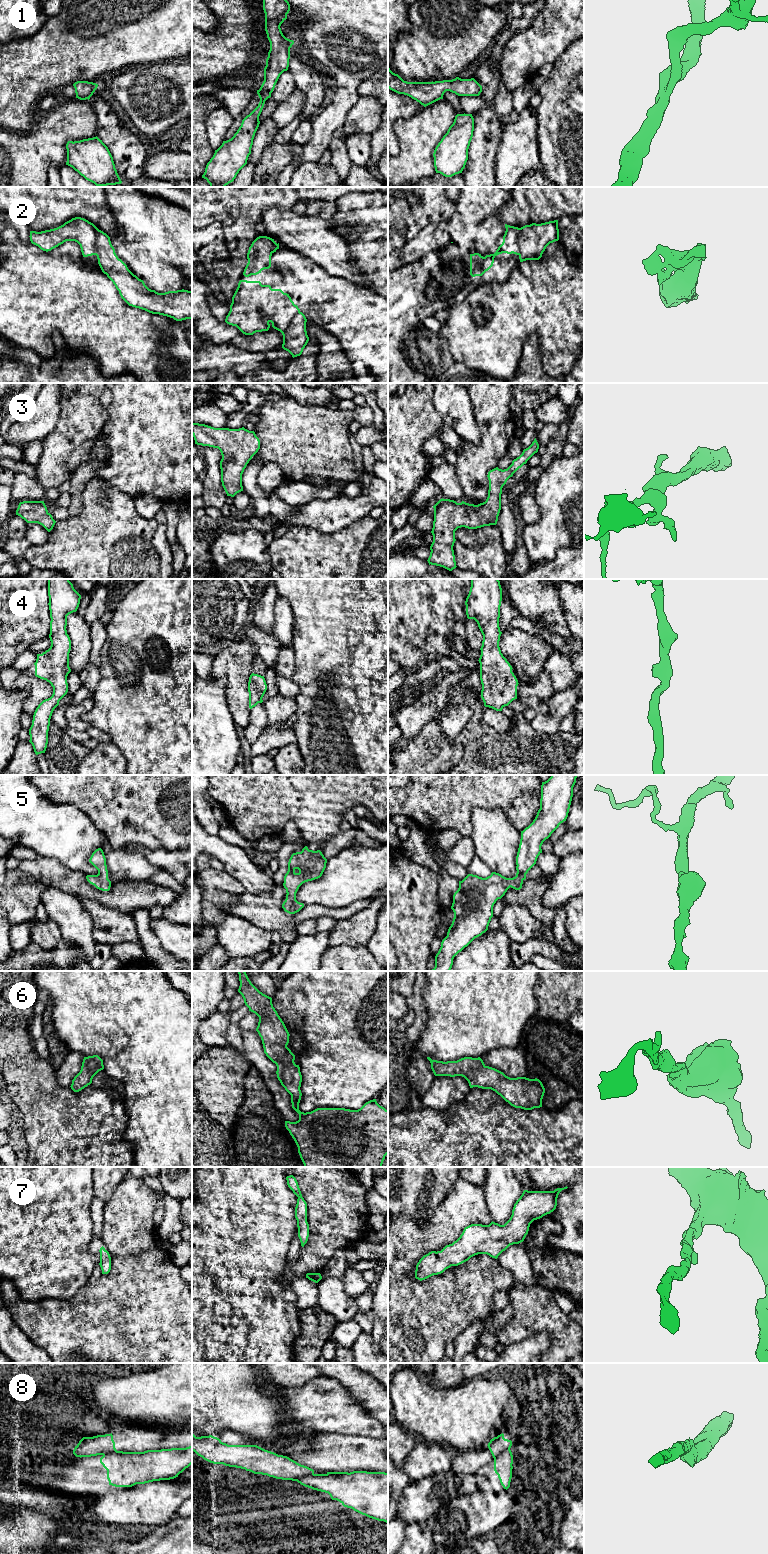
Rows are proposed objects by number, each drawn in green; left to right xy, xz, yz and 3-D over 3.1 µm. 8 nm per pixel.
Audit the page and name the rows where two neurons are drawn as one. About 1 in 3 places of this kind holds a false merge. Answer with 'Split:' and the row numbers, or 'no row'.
Split: 2, 8

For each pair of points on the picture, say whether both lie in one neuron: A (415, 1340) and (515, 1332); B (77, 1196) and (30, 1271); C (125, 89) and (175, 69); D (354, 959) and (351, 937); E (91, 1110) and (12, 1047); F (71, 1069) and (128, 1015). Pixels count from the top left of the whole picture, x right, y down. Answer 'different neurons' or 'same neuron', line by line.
A: different neurons
B: same neuron
C: same neuron
D: different neurons
E: same neuron
F: different neurons

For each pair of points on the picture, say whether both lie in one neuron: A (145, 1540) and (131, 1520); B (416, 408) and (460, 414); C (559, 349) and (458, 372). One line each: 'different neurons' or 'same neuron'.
A: different neurons
B: different neurons
C: different neurons

